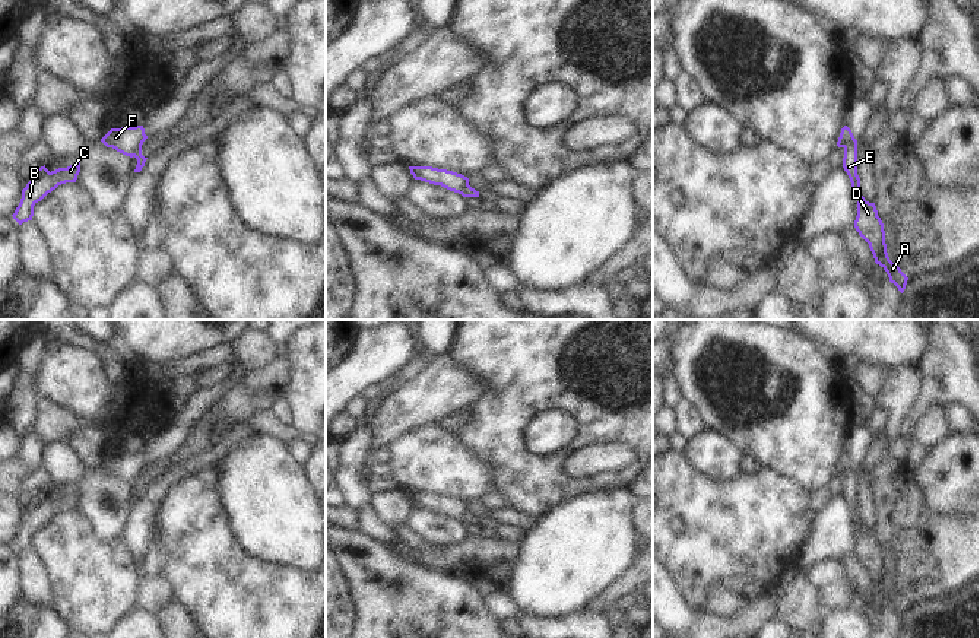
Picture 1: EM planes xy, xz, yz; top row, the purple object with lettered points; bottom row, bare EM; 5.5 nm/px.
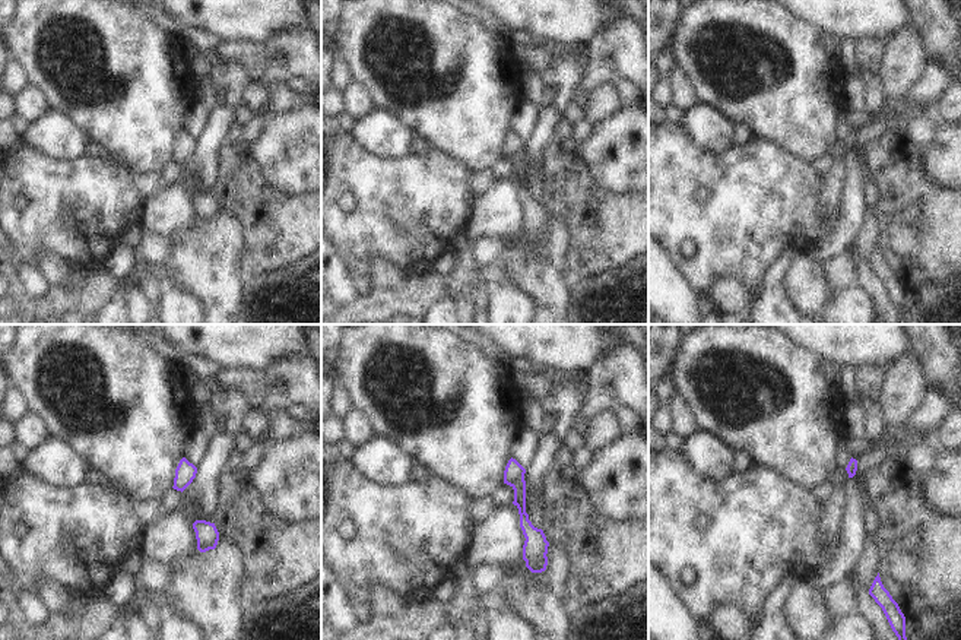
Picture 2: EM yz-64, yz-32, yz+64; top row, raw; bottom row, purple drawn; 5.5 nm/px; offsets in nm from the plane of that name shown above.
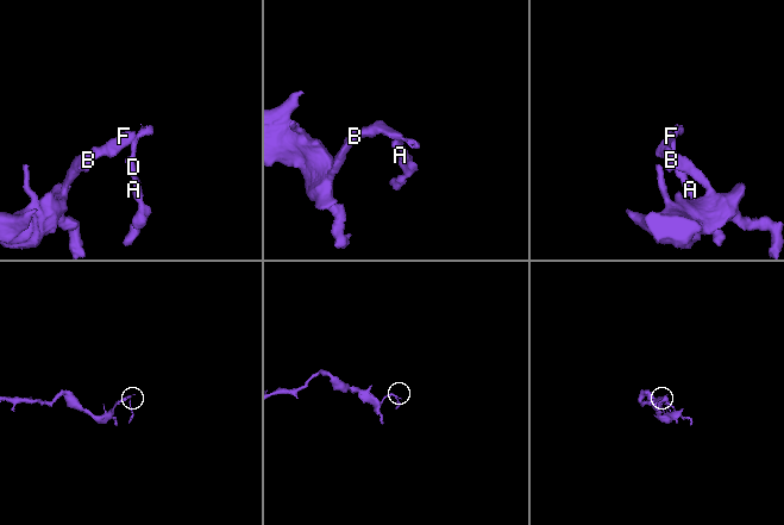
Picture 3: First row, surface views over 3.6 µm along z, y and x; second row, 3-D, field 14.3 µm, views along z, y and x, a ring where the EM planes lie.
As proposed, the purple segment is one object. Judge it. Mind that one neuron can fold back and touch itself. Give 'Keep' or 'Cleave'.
Cleave

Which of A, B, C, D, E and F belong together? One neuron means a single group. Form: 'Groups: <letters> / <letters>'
Groups: A D E / B C F

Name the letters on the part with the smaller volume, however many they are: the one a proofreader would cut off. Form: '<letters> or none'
A, D, E

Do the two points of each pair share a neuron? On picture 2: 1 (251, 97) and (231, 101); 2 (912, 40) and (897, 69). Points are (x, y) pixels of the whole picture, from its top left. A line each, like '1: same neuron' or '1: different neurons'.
1: different neurons
2: same neuron

